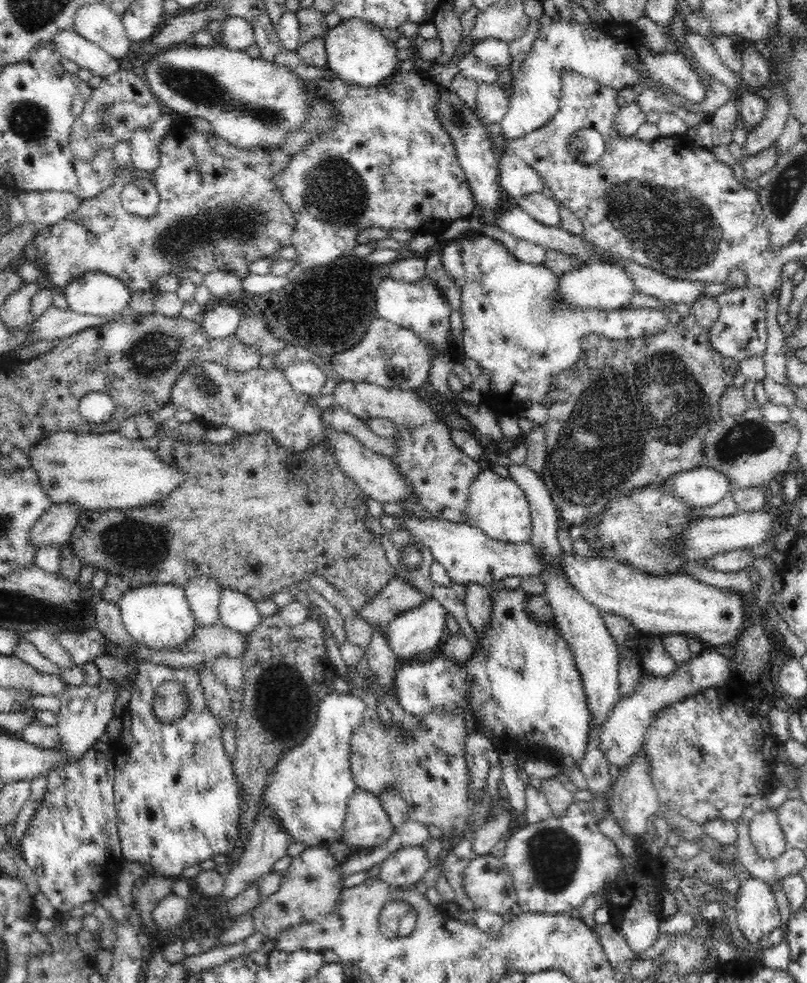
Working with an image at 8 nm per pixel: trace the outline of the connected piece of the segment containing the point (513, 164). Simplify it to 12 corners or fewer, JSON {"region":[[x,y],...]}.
{"region":[[512,151],[499,157],[499,185],[520,200],[545,187],[540,174]]}

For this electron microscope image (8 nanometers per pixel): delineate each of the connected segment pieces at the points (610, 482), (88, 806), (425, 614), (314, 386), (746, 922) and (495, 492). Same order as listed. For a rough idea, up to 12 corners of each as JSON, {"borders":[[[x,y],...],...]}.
{"borders":[[[716,297],[594,333],[543,401],[562,526],[698,468],[739,372]],[[93,746],[48,770],[22,836],[66,914],[114,888],[114,760]],[[434,598],[383,628],[403,661],[438,648],[448,633]],[[317,360],[288,364],[283,373],[294,390],[321,395],[328,378]],[[744,879],[736,895],[742,936],[757,946],[782,925],[771,885]],[[492,469],[470,486],[467,521],[499,543],[531,538],[526,493]]]}

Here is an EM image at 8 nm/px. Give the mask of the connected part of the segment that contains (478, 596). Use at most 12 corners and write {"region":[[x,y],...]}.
{"region":[[466,583],[470,624],[482,632],[491,619],[489,589]]}

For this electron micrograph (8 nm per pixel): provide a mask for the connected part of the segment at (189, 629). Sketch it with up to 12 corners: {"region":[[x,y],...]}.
{"region":[[185,588],[128,589],[125,629],[152,650],[184,646],[198,627]]}

